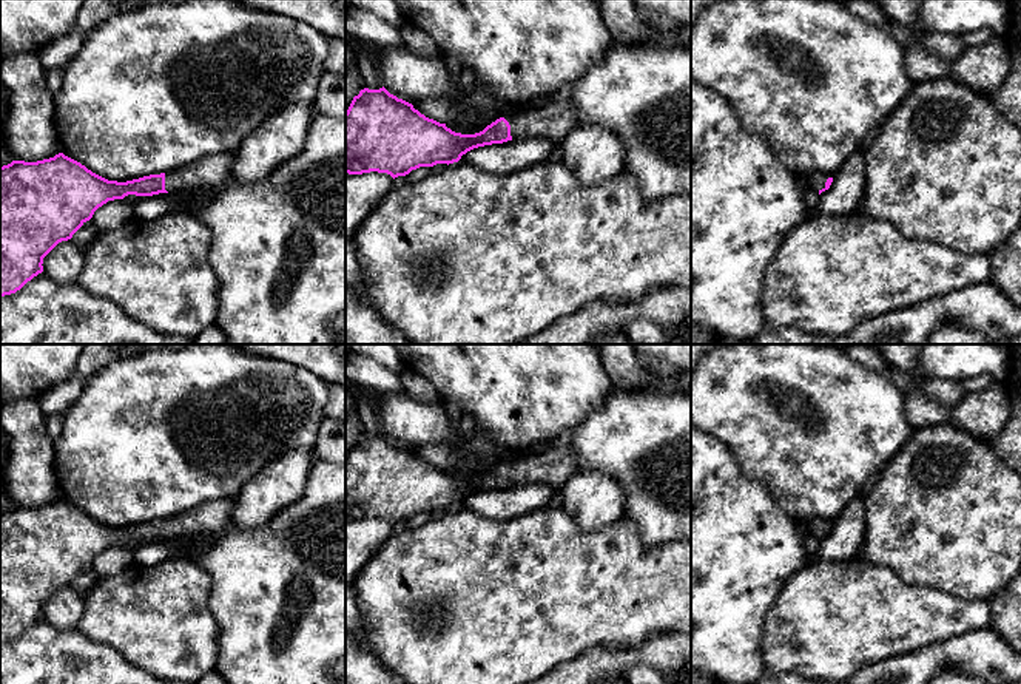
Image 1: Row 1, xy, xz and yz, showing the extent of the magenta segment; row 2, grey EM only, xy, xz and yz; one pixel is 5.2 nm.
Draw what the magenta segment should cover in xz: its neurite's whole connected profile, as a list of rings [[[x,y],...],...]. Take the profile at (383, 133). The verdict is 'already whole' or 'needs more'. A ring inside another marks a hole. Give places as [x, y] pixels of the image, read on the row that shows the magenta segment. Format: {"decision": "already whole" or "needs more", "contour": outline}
{"decision": "needs more", "contour": [[[384,86],[379,90],[364,88],[353,97],[345,111],[345,173],[378,171],[387,173],[395,179],[420,167],[458,162],[463,154],[473,148],[512,139],[544,137],[561,144],[578,125],[572,99],[564,102],[549,100],[541,108],[515,110],[480,133],[461,134],[447,128],[446,124],[426,117],[412,103],[390,94]]]}

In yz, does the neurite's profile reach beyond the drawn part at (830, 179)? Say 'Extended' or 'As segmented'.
Extended

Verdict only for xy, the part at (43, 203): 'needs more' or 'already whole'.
needs more

